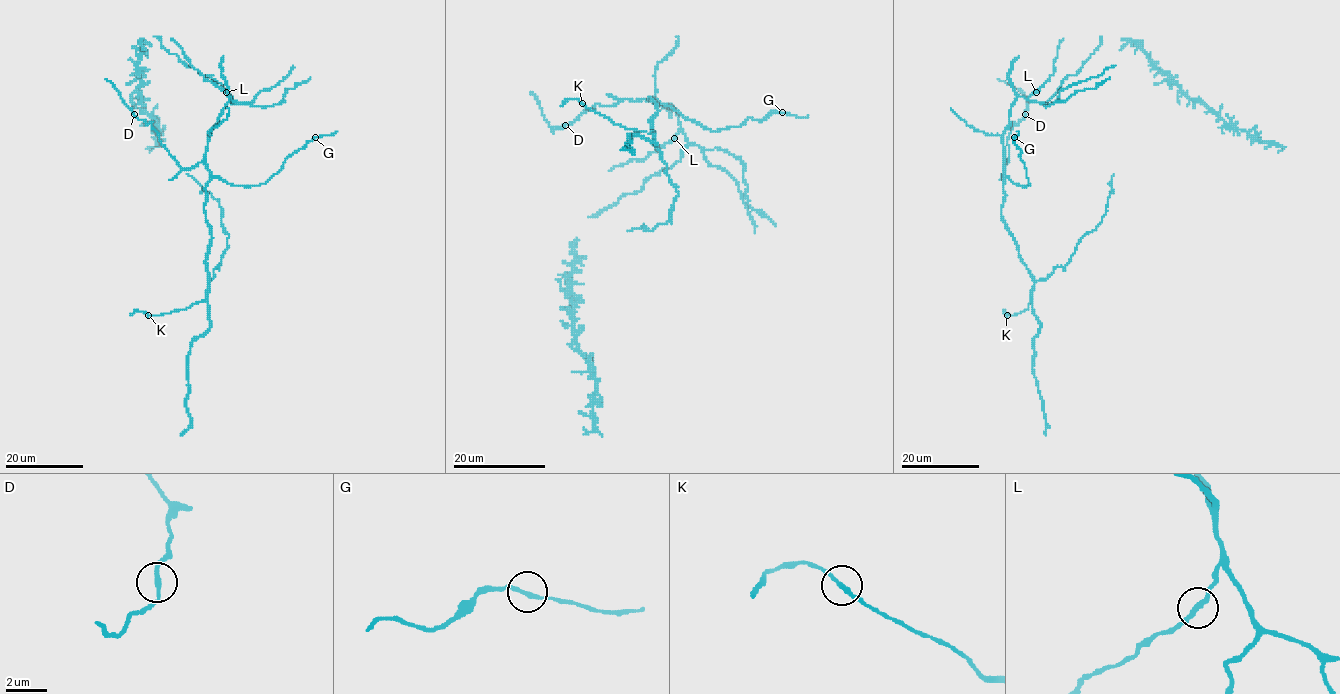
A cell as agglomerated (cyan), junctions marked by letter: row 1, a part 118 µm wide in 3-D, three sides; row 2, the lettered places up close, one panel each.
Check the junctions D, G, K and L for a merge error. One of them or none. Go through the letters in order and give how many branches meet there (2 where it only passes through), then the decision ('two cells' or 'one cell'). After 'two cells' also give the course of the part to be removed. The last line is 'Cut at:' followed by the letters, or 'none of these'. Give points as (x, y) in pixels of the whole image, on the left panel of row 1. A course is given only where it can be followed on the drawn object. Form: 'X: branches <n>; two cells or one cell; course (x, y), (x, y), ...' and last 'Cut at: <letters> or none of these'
D: branches 2; one cell
G: branches 2; one cell
K: branches 2; one cell
L: branches 2; one cell
Cut at: none of these

